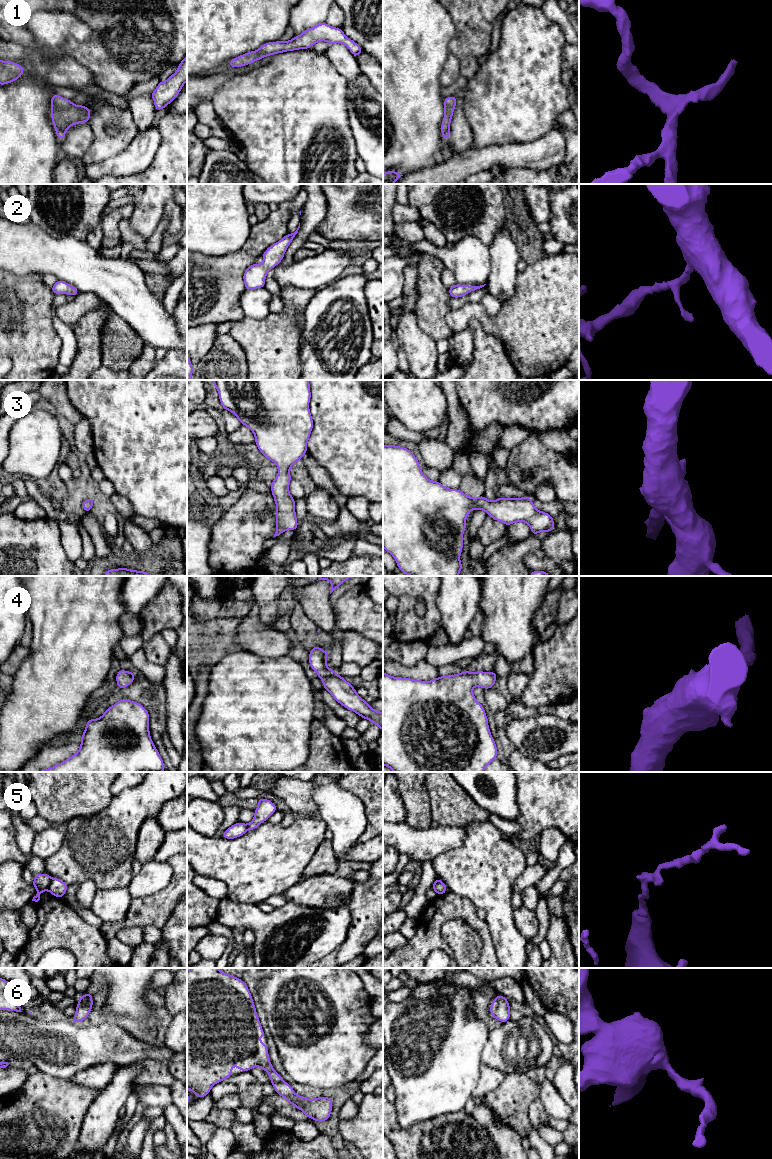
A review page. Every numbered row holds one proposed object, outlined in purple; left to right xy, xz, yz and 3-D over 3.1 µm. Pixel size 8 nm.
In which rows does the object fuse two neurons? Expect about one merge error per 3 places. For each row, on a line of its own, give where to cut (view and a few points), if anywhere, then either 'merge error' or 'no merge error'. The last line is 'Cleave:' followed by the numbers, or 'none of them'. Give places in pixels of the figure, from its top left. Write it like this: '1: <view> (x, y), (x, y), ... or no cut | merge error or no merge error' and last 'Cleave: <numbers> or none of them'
1: no cut | no merge error
2: no cut | no merge error
3: no cut | no merge error
4: no cut | no merge error
5: xy (52, 878), (46, 889) | merge error
6: no cut | no merge error
Cleave: 5

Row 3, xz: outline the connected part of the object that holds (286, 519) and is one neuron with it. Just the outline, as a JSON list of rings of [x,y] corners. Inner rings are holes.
[[[213,380],[219,393],[222,409],[232,412],[241,424],[248,427],[255,436],[255,444],[261,454],[277,466],[278,474],[271,482],[271,493],[276,504],[276,532],[274,537],[287,530],[298,530],[295,499],[289,492],[290,469],[307,453],[307,442],[313,429],[313,418],[309,410],[311,391],[309,380]]]

